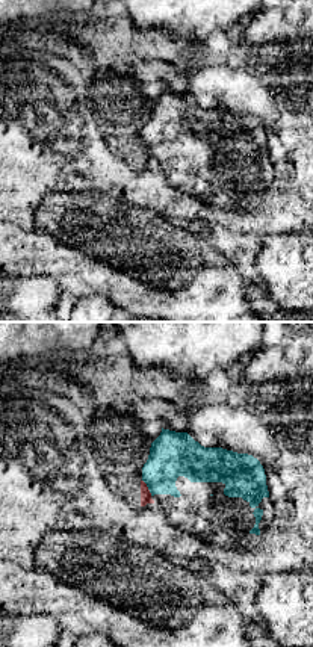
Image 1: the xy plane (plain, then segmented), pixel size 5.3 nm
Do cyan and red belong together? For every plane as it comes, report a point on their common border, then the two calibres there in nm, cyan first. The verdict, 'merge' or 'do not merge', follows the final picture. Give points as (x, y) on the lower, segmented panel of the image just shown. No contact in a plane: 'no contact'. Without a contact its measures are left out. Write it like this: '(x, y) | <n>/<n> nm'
(147, 486) | 240/60 nm

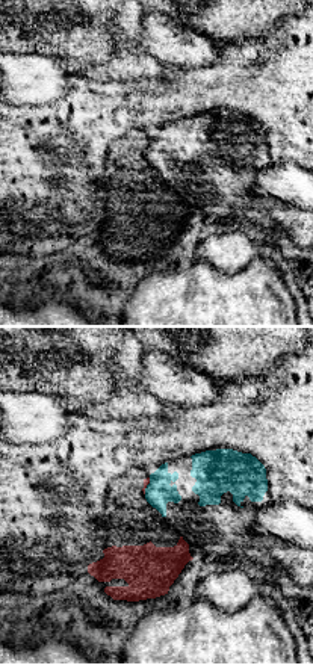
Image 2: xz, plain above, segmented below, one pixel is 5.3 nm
(147, 485) | 140/30 nm

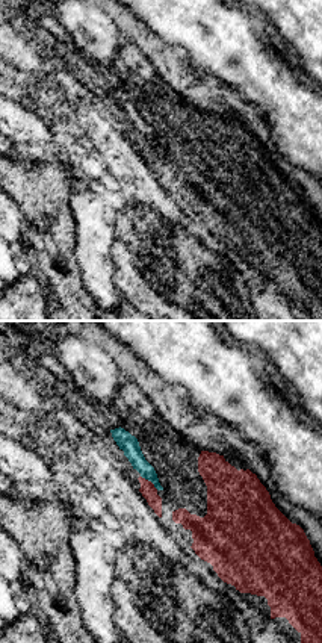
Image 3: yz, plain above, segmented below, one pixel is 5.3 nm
(150, 480) | 100/80 nm

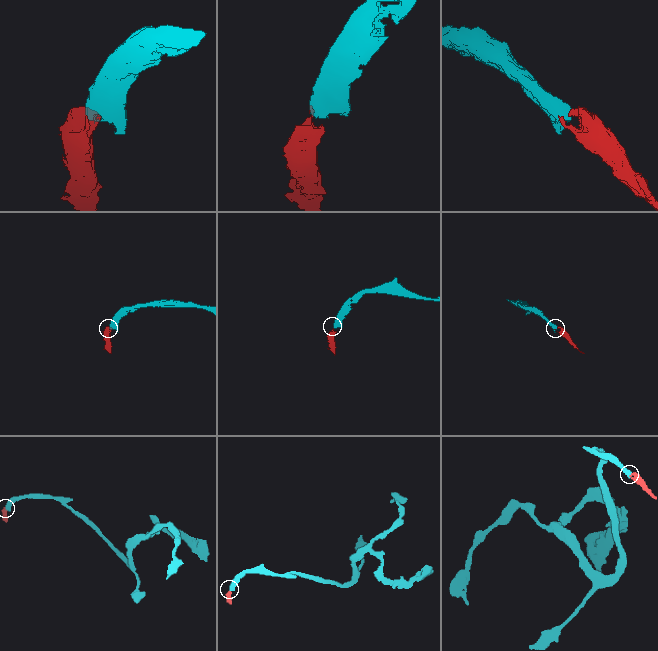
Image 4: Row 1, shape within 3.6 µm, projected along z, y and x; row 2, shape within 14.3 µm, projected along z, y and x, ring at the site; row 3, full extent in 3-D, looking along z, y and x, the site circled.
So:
do not merge

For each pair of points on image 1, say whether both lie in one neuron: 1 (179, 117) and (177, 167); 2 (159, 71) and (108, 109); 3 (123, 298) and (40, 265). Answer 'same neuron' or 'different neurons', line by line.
1: same neuron
2: different neurons
3: same neuron

